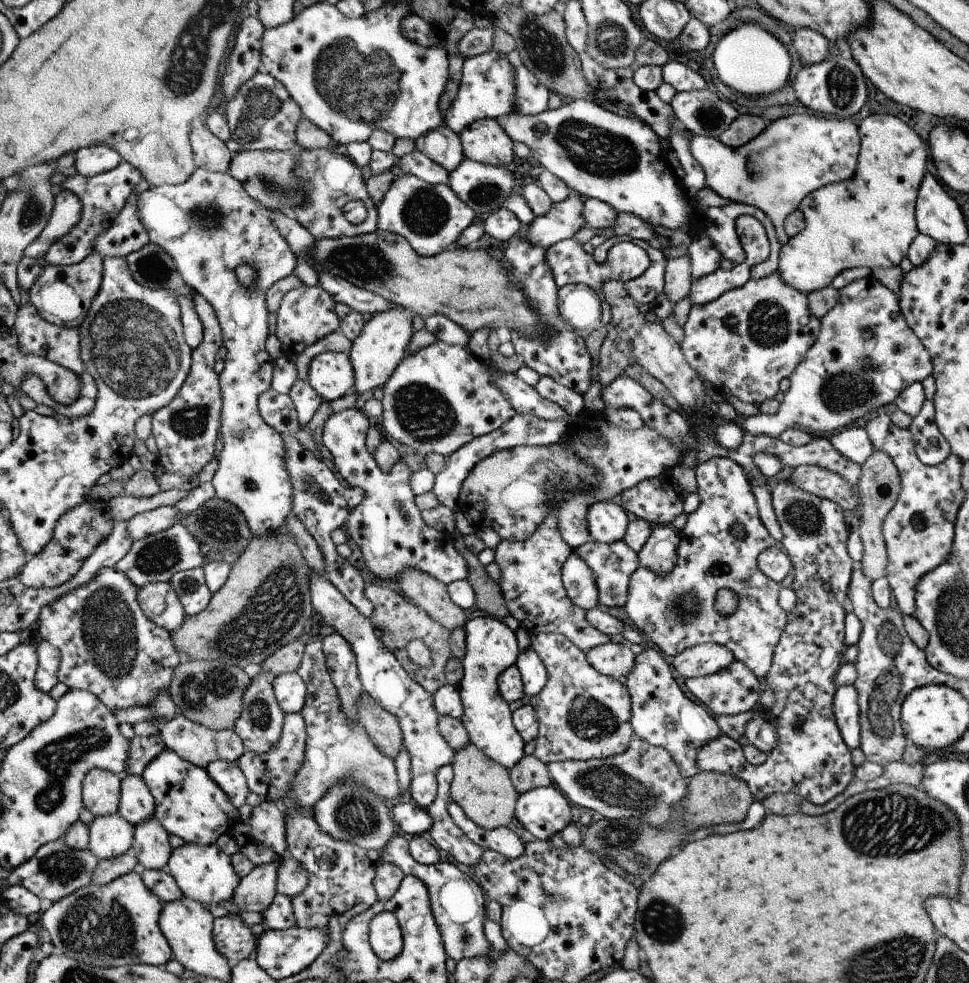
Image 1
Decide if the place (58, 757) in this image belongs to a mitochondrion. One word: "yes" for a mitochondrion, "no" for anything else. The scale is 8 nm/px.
yes

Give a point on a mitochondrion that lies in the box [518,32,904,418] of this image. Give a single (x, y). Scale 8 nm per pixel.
(597, 152)

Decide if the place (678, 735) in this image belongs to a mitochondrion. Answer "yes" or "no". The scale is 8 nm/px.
no

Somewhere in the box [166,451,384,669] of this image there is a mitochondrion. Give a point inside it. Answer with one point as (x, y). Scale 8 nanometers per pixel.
(276, 607)

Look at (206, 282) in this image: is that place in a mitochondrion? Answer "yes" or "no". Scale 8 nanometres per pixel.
no

